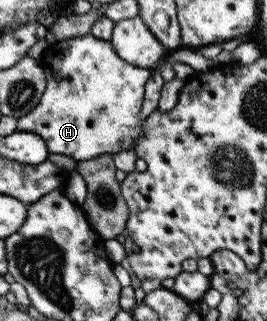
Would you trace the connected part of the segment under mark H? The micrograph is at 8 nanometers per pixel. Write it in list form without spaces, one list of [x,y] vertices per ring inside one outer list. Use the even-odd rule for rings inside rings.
[[[91,34],[65,42],[55,41],[43,52],[41,66],[45,70],[47,86],[39,104],[29,114],[18,118],[19,131],[38,134],[46,142],[49,153],[65,155],[76,161],[135,149],[143,134],[141,109],[145,86],[151,78],[152,69],[139,68],[125,62],[117,56],[111,42],[94,38]]]

